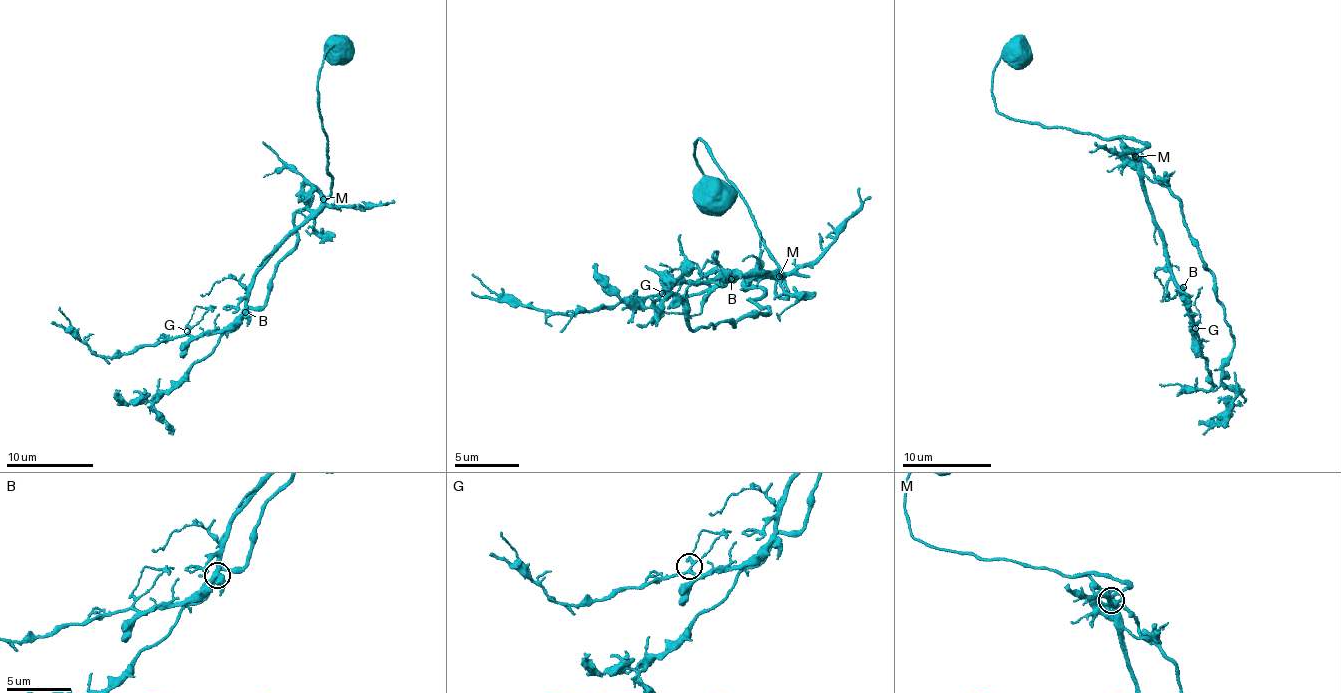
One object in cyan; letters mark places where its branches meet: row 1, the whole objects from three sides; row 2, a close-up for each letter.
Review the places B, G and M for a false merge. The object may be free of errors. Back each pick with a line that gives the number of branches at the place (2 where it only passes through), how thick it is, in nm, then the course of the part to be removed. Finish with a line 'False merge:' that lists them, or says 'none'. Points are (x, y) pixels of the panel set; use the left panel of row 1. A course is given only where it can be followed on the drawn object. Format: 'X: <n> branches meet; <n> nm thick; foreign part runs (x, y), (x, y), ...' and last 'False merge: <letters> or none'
False merge: none

